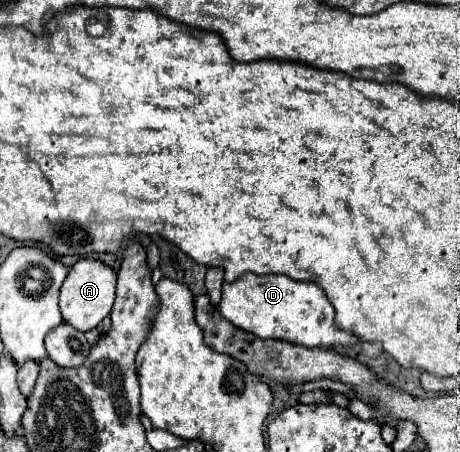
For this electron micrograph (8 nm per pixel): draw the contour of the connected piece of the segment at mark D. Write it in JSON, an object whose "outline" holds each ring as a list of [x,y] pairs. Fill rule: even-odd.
{"outline":[[[244,273],[244,277],[236,279],[234,283],[224,283],[222,287],[222,301],[218,311],[226,321],[236,325],[238,329],[250,331],[260,339],[282,339],[288,343],[304,345],[304,347],[332,347],[332,345],[354,345],[358,339],[352,333],[342,331],[334,325],[334,309],[326,297],[326,293],[310,281],[294,281],[288,275],[254,275]]]}

